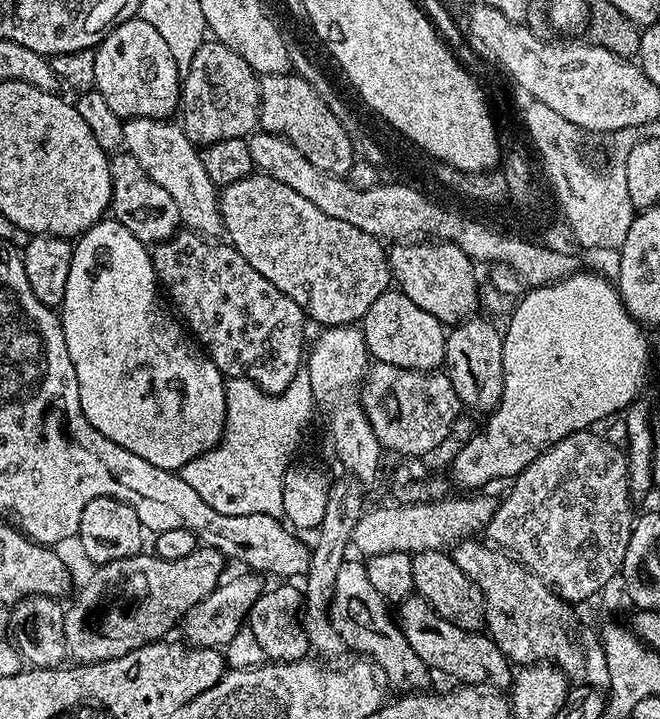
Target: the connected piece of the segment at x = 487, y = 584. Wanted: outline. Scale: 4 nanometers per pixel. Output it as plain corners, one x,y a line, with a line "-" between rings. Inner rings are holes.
461,540
453,546
450,555
459,569
482,591
484,628
498,650
502,650
513,665
527,666
547,658
573,685
607,689
610,666
606,666
606,650
597,629
587,628
572,609
575,607
521,564
515,555
496,546
490,548
480,540

